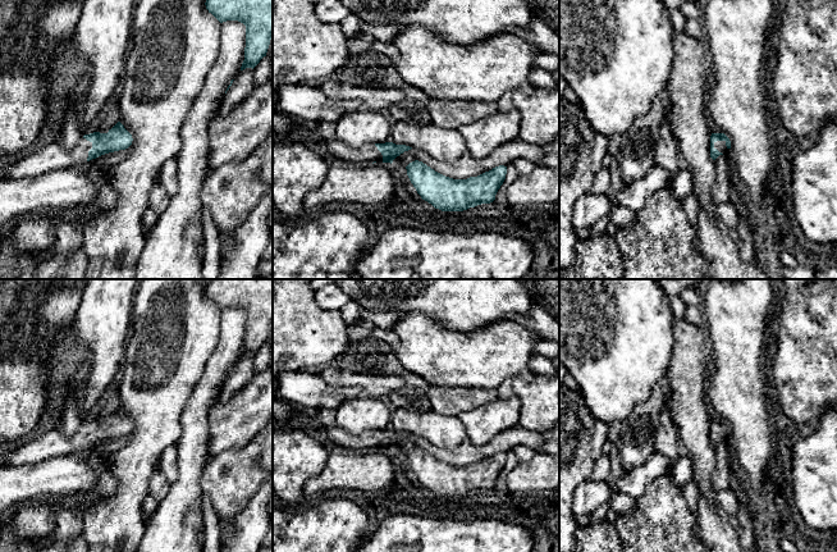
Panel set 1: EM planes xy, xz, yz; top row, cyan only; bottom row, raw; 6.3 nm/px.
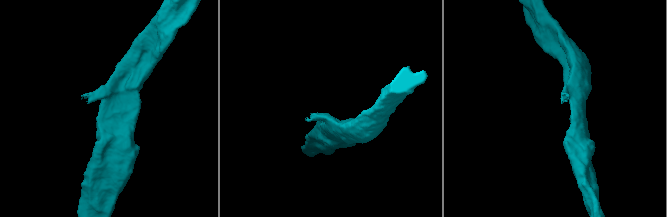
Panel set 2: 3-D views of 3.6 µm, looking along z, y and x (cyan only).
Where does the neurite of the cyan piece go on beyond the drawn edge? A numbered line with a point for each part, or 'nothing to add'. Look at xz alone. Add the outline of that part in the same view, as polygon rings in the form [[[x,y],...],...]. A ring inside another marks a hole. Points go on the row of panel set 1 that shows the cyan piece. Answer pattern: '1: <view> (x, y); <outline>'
1: xz (367, 154); [[[319,138],[312,143],[325,143],[329,151],[338,159],[357,163],[358,165],[372,164],[374,161],[383,163],[383,155],[374,143],[367,143],[360,149],[351,147],[342,140],[323,140]]]

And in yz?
1: yz (721, 146); [[[726,141],[714,142],[714,149],[717,149],[722,154],[727,154],[728,149],[726,146]]]

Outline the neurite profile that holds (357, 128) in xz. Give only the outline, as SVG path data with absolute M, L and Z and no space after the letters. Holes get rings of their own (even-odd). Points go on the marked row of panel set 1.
M362 108L344 114L335 124L335 137L353 149L367 143L385 143L392 133L390 120L379 111Z

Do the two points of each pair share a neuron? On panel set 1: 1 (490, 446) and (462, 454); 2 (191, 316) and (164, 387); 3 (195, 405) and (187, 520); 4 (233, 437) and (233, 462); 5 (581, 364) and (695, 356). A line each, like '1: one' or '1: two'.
1: one
2: one
3: one
4: two
5: two

